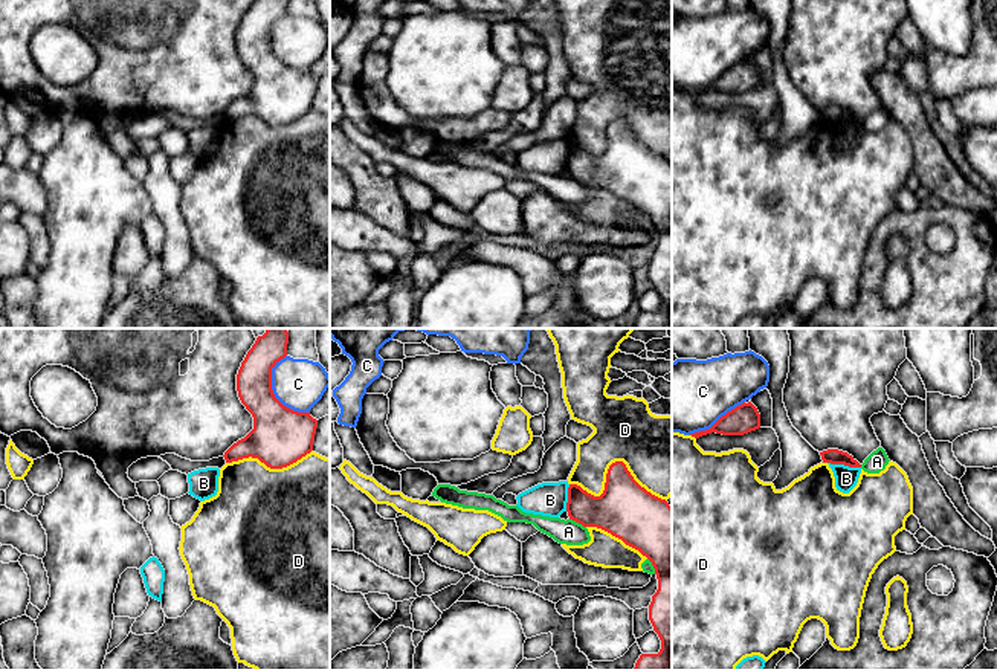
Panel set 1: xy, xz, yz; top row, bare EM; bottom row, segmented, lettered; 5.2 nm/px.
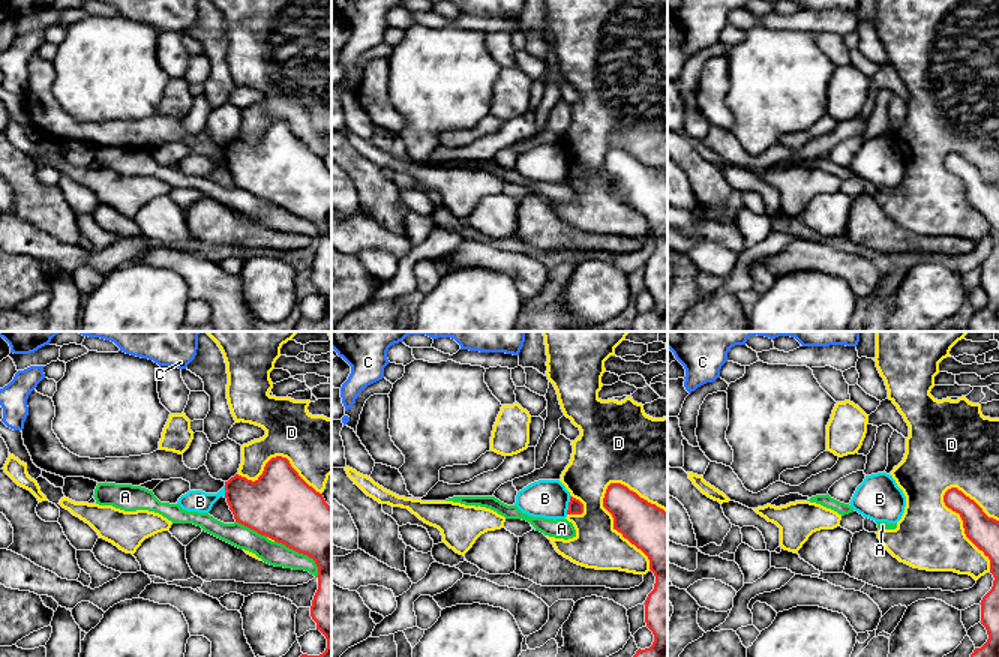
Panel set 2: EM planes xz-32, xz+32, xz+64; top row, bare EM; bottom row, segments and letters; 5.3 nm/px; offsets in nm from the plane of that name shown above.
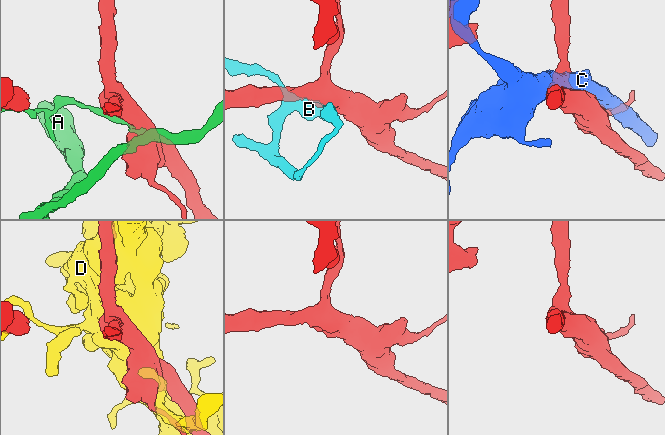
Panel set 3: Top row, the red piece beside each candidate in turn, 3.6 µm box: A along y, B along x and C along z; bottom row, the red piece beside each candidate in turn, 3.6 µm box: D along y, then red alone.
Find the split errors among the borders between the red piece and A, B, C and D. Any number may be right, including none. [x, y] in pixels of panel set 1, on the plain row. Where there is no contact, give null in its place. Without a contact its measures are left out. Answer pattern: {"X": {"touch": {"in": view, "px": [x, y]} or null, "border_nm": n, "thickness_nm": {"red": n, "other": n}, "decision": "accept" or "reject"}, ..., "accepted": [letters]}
{"A": {"touch": {"in": "xz", "px": [577, 179]}, "border_nm": 100, "thickness_nm": {"red": 280, "other": 130}, "decision": "reject"}, "B": {"touch": {"in": "yz", "px": [845, 122]}, "border_nm": 180, "thickness_nm": {"red": 80, "other": 120}, "decision": "reject"}, "C": {"touch": {"in": "xy", "px": [272, 51]}, "border_nm": 340, "thickness_nm": {"red": 300, "other": 280}, "decision": "reject"}, "D": {"touch": {"in": "xz", "px": [611, 122]}, "border_nm": 500, "thickness_nm": {"red": 300, "other": 360}, "decision": "reject"}, "accepted": []}

